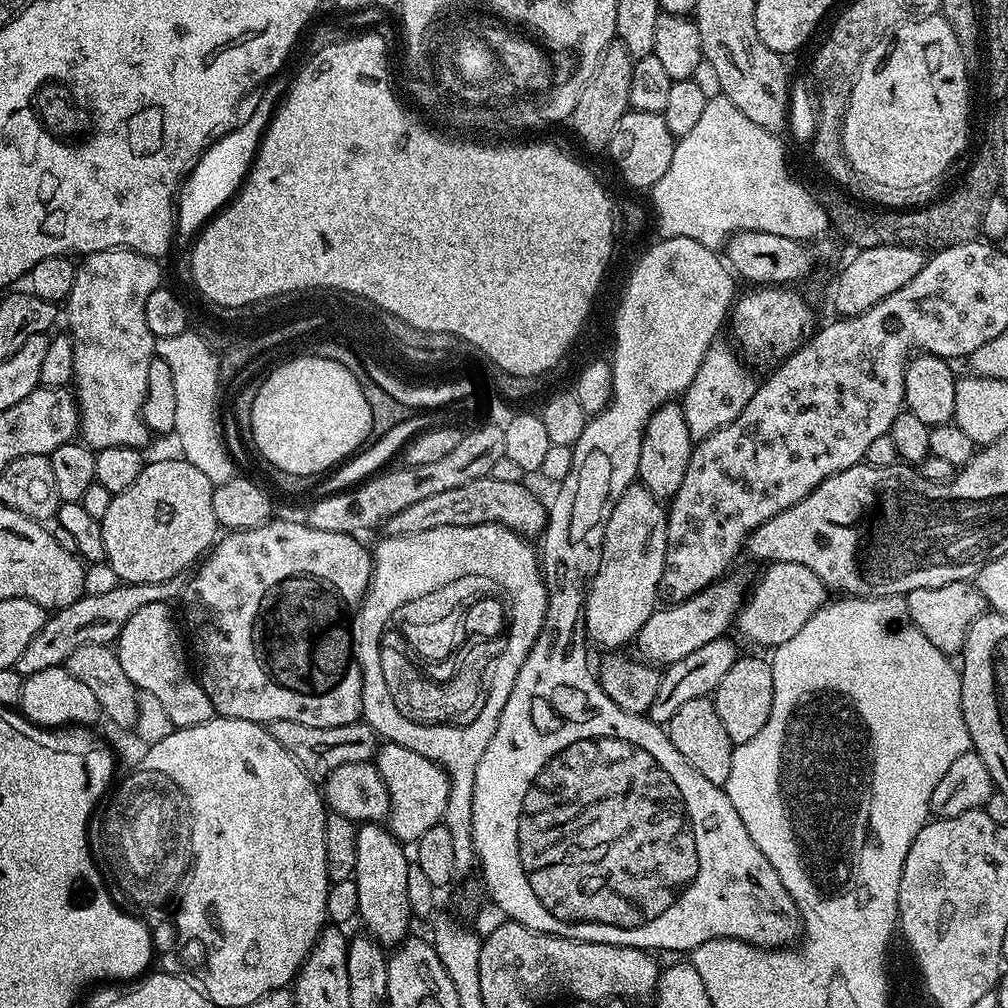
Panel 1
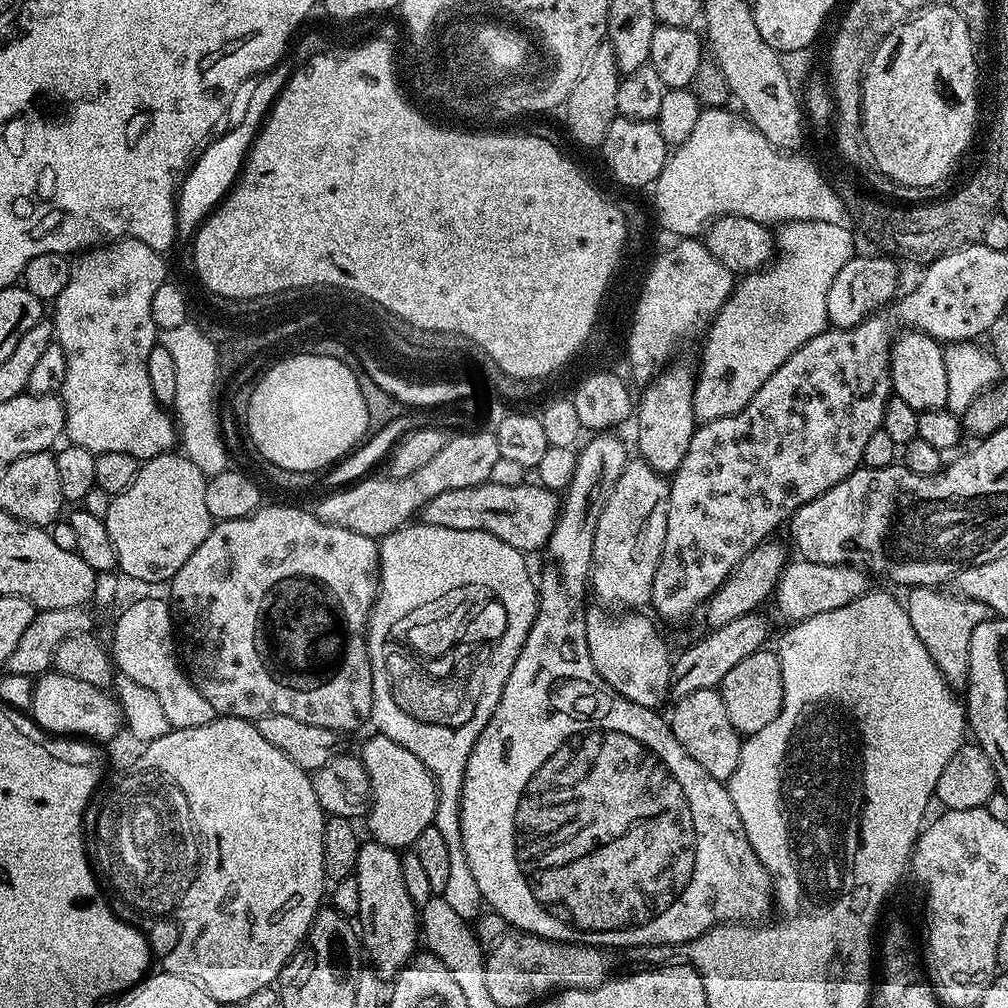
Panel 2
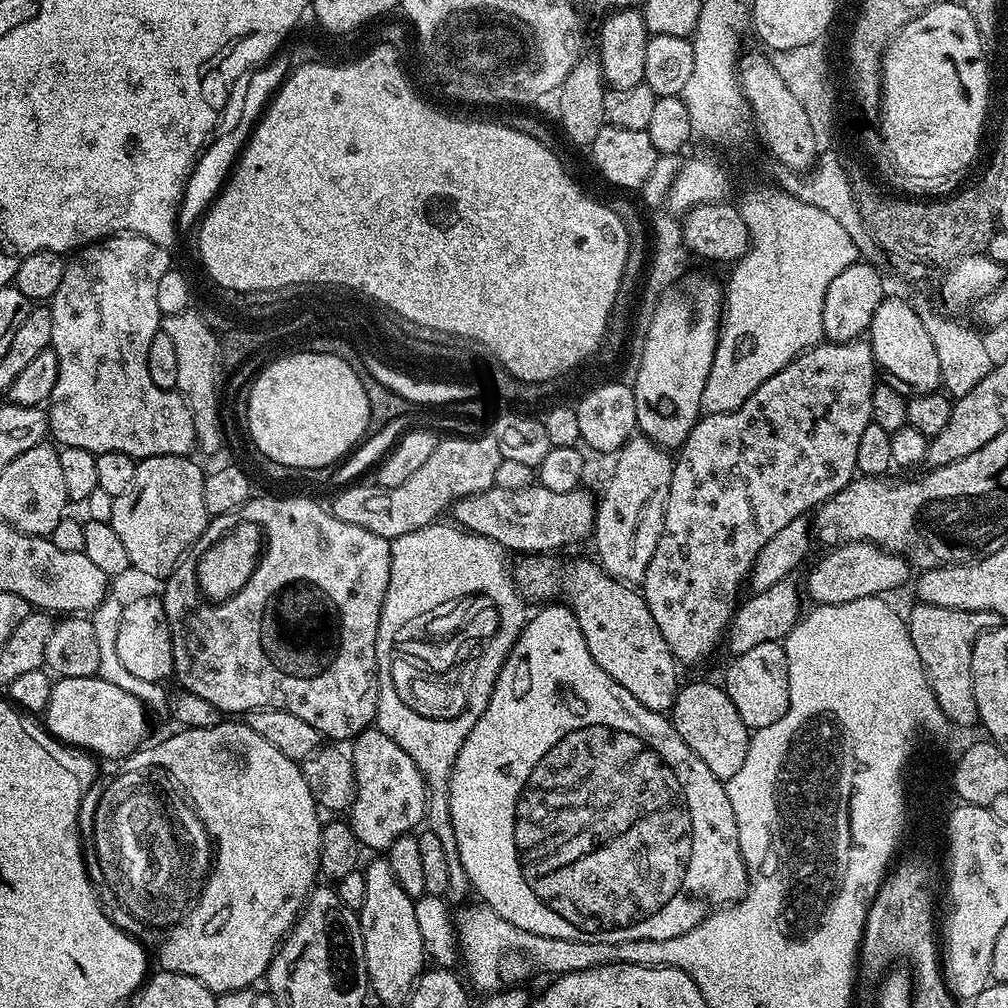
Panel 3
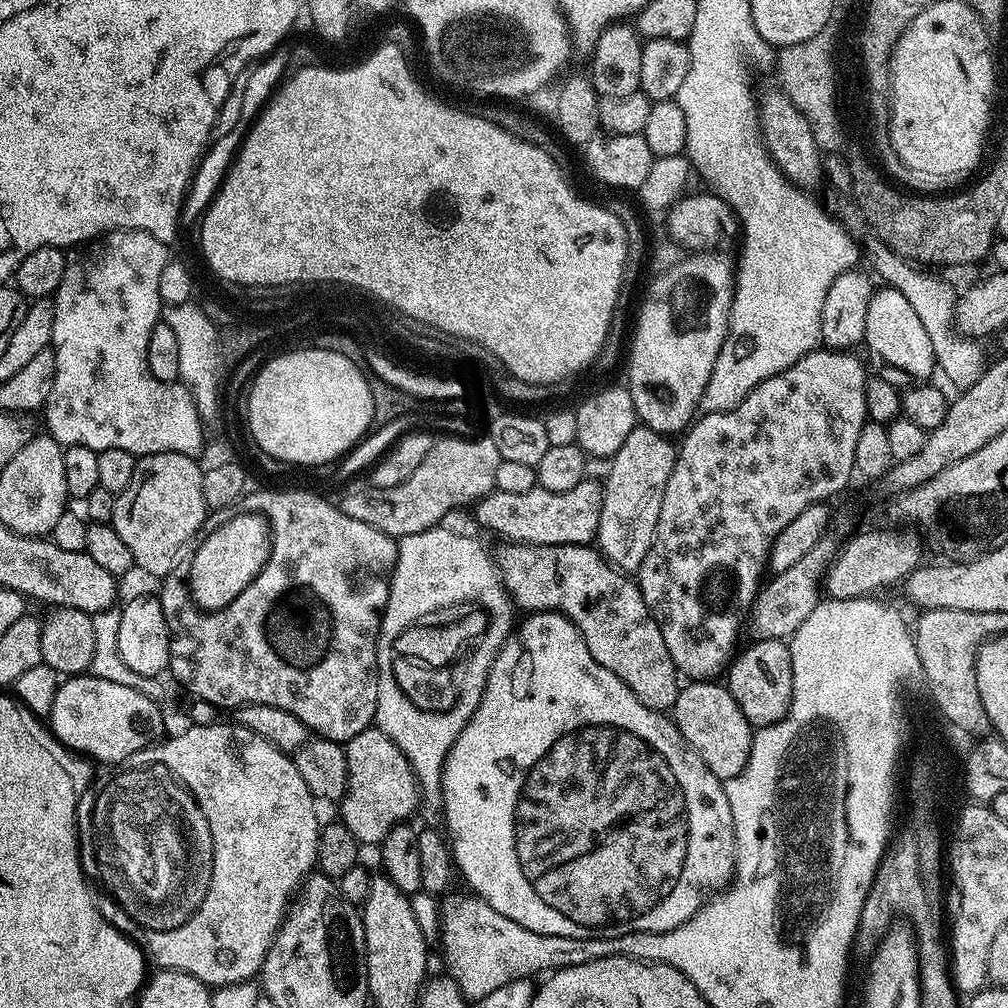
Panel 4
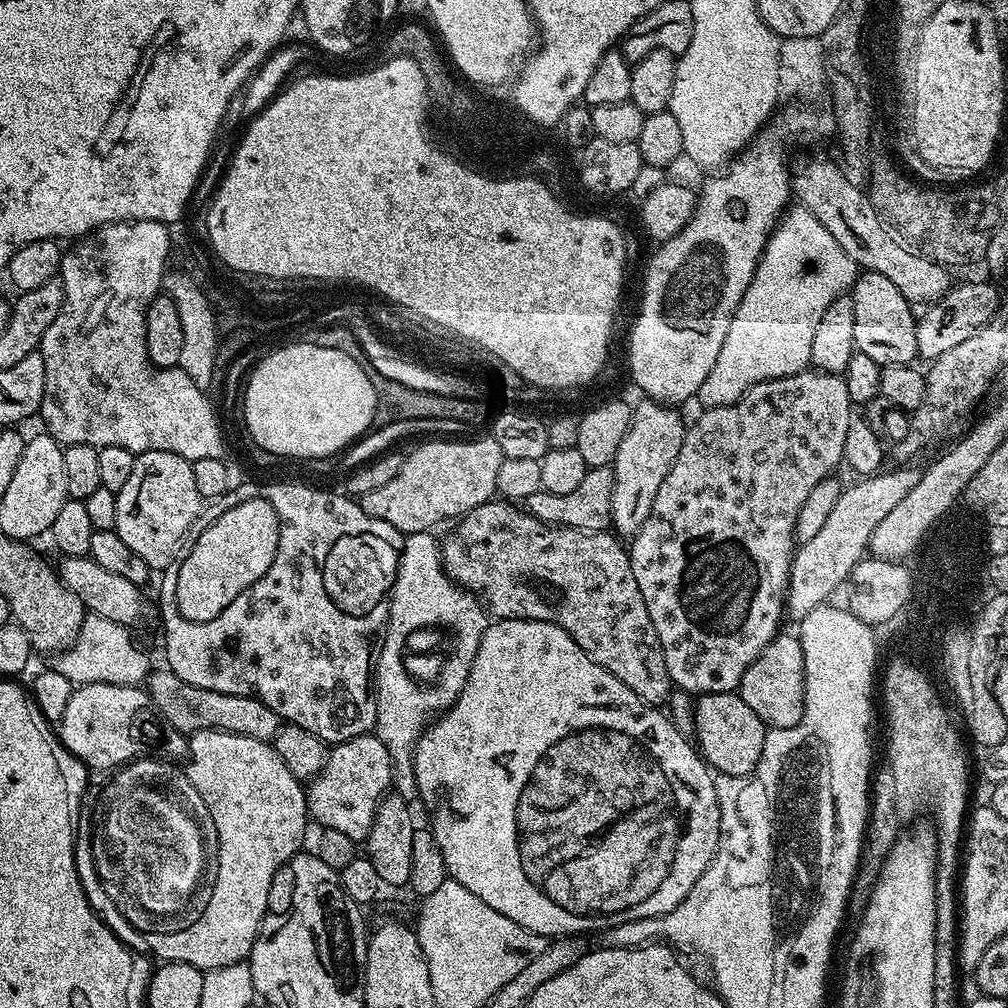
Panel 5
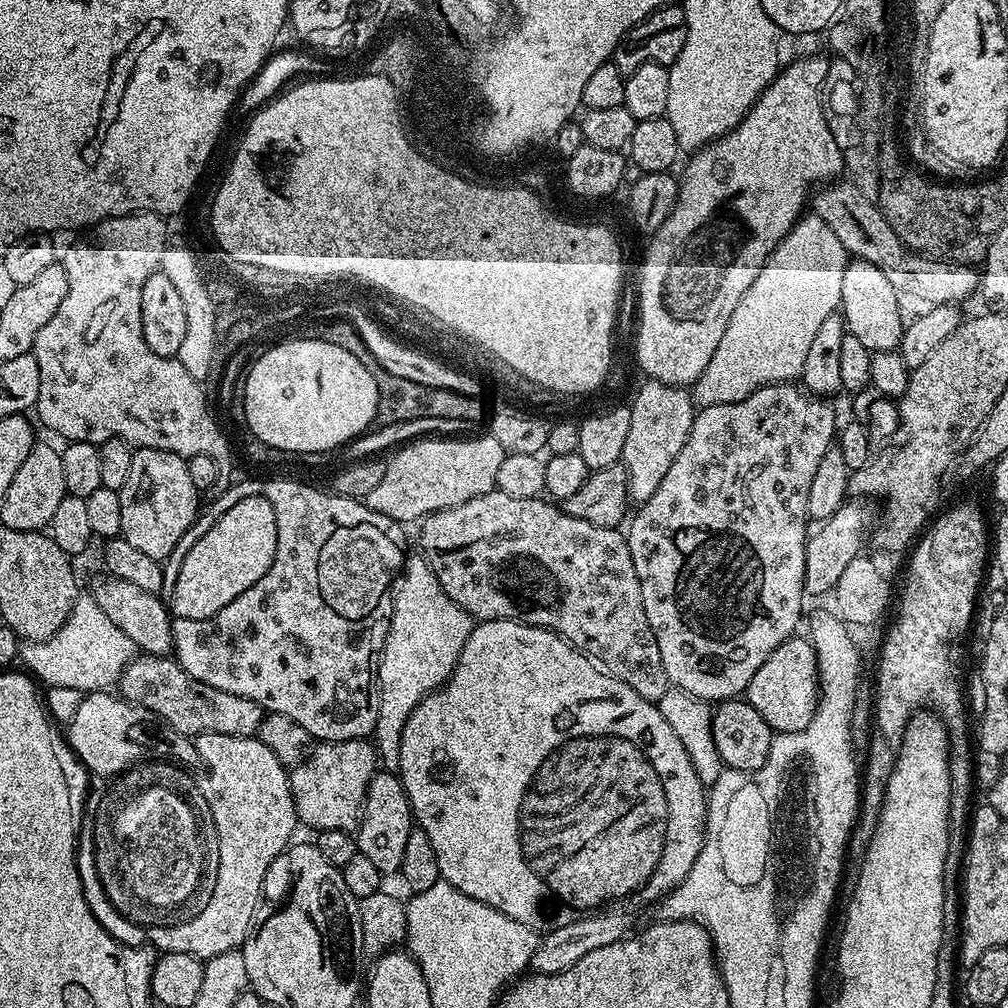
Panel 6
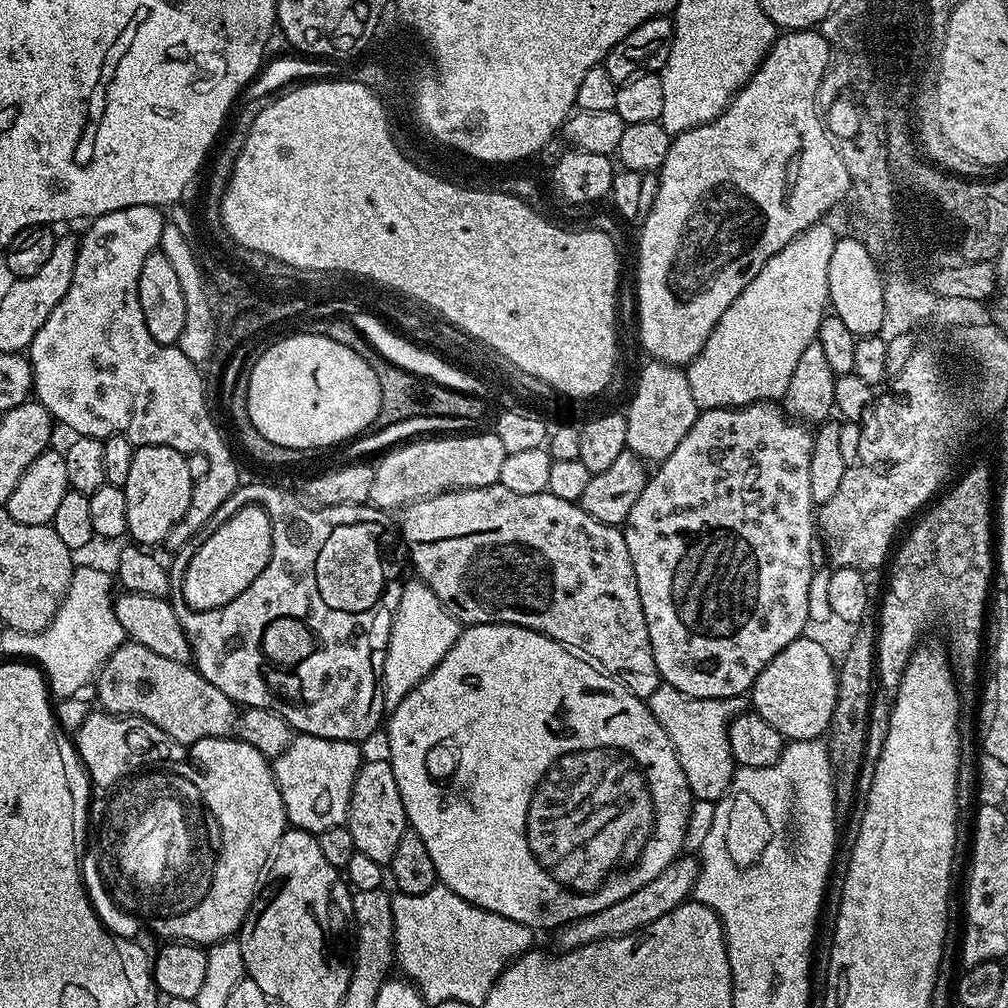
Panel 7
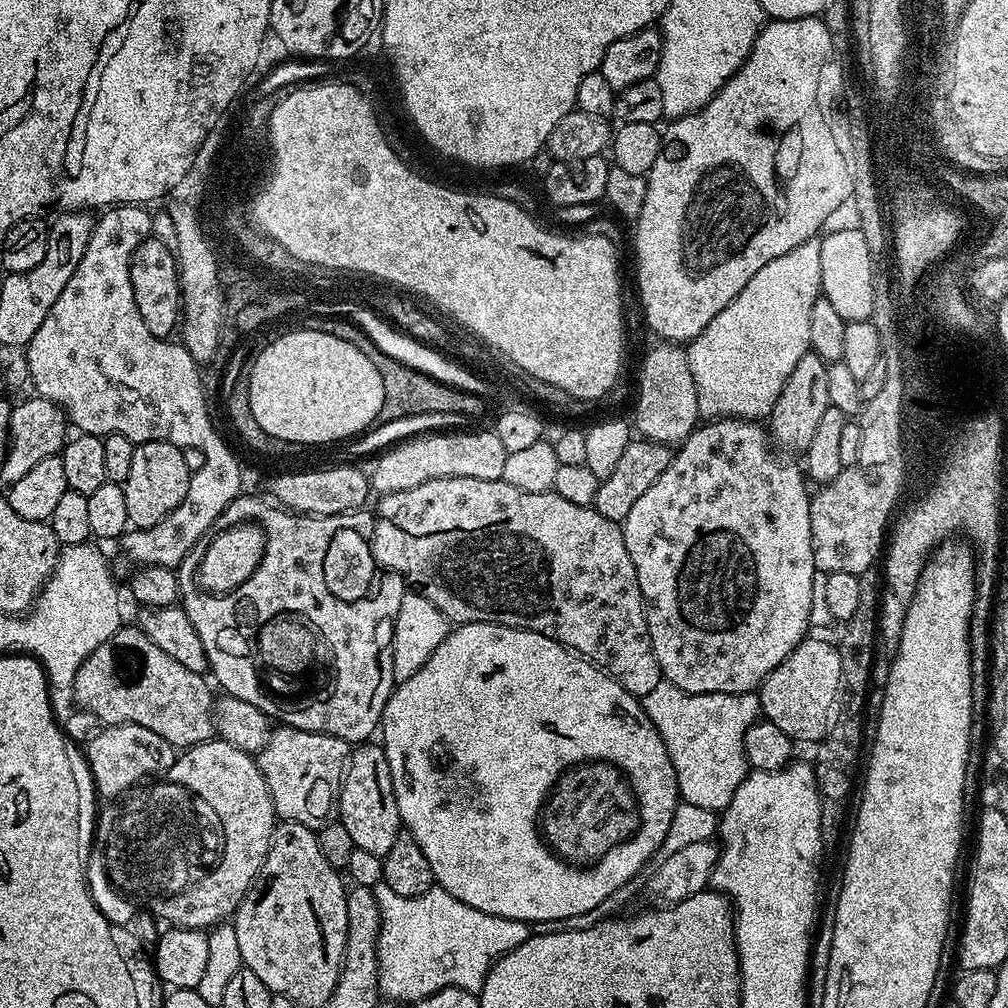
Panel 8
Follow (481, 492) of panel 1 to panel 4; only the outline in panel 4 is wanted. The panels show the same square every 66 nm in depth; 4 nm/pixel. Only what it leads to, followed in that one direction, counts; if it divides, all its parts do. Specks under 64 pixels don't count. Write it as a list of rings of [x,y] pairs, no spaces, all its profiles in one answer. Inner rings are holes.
[[[586,478],[574,486],[574,490],[555,492],[539,486],[526,490],[526,494],[506,494],[495,490],[475,505],[476,520],[484,528],[497,528],[508,538],[527,544],[587,544],[591,545],[598,534],[598,522],[602,522],[604,489],[599,479]]]

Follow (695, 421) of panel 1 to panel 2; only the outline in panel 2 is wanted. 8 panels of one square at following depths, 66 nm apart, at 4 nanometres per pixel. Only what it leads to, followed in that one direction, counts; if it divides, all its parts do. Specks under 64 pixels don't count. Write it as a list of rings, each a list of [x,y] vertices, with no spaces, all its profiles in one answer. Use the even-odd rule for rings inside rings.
[[[789,220],[779,225],[774,236],[774,248],[778,255],[774,262],[760,269],[758,272],[749,272],[744,280],[735,285],[728,303],[720,307],[719,312],[712,317],[704,340],[704,369],[695,373],[696,395],[694,414],[700,418],[715,418],[729,416],[737,410],[745,408],[750,402],[752,394],[760,389],[760,384],[766,382],[770,374],[792,352],[797,352],[800,346],[808,341],[810,336],[817,336],[826,330],[824,315],[824,296],[830,294],[830,282],[834,274],[850,258],[848,252],[848,231],[843,224],[830,222],[807,222],[804,220]]]

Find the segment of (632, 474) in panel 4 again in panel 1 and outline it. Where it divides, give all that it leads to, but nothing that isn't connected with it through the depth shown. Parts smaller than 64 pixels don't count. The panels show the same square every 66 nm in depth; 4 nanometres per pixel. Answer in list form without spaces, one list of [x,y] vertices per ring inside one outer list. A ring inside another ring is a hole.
[[[633,482],[624,491],[622,498],[606,522],[606,534],[602,542],[602,562],[598,574],[588,585],[588,601],[584,607],[584,631],[593,645],[601,644],[604,650],[618,650],[622,644],[635,641],[643,624],[658,609],[660,579],[664,573],[666,550],[668,549],[668,513],[665,505],[656,499],[644,485]]]

